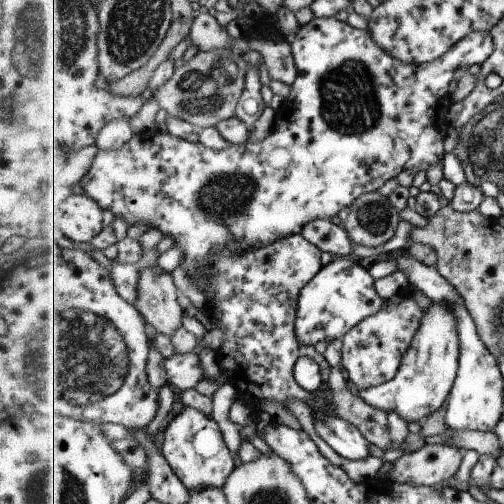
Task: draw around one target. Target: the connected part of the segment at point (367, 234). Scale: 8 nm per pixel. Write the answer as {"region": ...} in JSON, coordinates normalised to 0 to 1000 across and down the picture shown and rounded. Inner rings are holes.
{"region":[[[738,379],[704,397],[681,444],[700,484],[744,492],[788,466],[796,429],[768,391]]]}

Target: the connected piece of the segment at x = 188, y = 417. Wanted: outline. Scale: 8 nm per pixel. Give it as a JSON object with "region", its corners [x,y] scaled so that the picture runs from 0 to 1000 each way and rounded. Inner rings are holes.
{"region":[[[367,806],[353,823],[339,827],[323,853],[321,899],[347,940],[375,972],[391,968],[435,968],[438,972],[462,940],[468,901],[446,881],[435,841],[411,819]]]}

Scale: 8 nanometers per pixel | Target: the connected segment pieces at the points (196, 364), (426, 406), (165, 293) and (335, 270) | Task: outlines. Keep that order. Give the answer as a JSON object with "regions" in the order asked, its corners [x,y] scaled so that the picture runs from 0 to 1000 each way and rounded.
{"regions":[[[[391,696],[373,700],[351,700],[339,710],[327,712],[327,734],[333,742],[333,762],[367,774],[387,774],[387,766],[399,754],[411,752],[407,730],[399,722],[399,706]]],[[[861,601],[847,615],[837,647],[800,710],[784,752],[710,782],[732,804],[748,806],[768,819],[780,815],[815,849],[825,849],[893,792],[893,780],[909,746],[911,706],[907,627],[897,619],[893,605]]],[[[312,522],[296,532],[278,538],[276,548],[276,591],[268,599],[268,607],[276,619],[288,629],[296,649],[333,669],[343,667],[359,647],[365,647],[365,629],[371,619],[359,611],[353,583],[357,577],[343,560],[343,548],[335,540],[323,540],[323,532]]],[[[673,508],[639,530],[591,593],[587,659],[593,677],[623,688],[629,679],[683,671],[708,643],[752,621],[768,597],[744,577],[744,560],[732,532],[722,532],[700,510]]]]}

